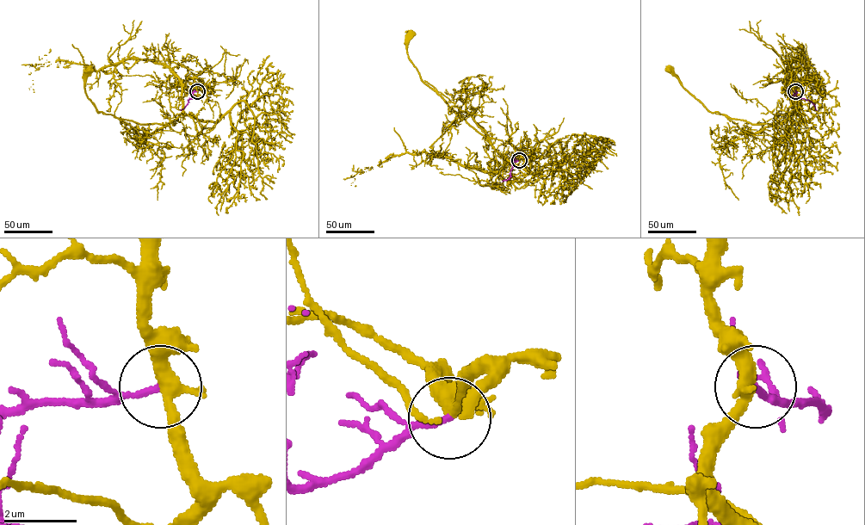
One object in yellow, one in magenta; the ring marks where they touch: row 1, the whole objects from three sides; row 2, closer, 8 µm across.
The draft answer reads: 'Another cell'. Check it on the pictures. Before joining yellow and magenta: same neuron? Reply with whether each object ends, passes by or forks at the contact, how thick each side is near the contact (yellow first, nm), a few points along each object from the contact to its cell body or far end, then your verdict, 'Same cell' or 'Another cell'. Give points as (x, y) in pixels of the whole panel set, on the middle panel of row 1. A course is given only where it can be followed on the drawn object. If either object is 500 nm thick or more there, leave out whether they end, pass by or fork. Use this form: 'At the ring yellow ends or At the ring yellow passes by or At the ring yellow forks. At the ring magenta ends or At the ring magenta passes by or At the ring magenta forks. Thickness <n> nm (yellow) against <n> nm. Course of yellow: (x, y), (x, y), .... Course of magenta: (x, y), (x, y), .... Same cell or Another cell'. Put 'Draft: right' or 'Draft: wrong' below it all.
At the ring yellow forks. At the ring magenta ends. Thickness 320 nm (yellow) against 160 nm. Course of yellow: (518, 160), (514, 158), (506, 164), (504, 157), (488, 139), (422, 81), (407, 52), (407, 41), (411, 34). Course of magenta: (519, 160), (515, 162), (515, 159), (510, 176), (502, 181). Another cell
Draft: right

